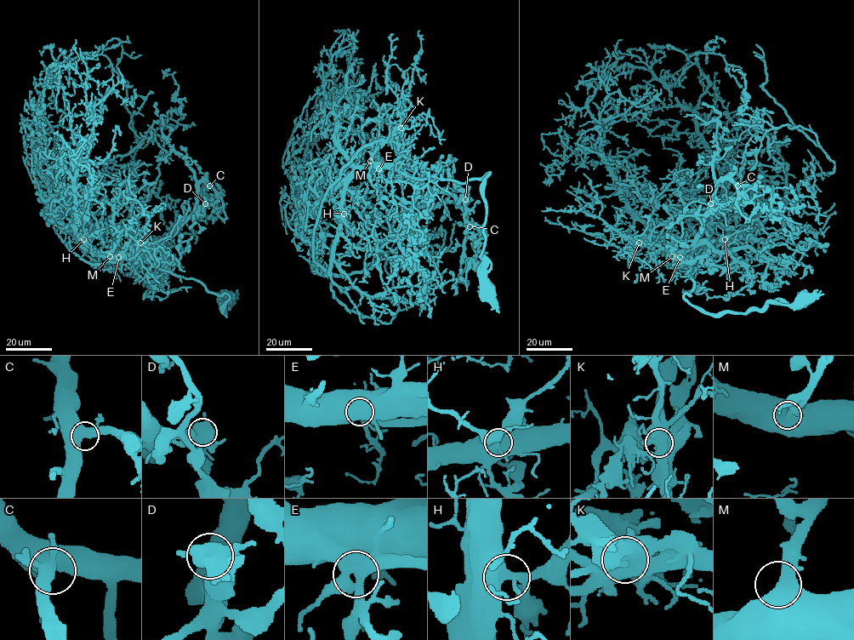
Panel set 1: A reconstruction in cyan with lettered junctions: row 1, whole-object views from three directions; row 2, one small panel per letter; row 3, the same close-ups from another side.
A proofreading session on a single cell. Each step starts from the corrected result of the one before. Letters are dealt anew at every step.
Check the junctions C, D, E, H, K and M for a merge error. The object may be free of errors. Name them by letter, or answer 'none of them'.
K

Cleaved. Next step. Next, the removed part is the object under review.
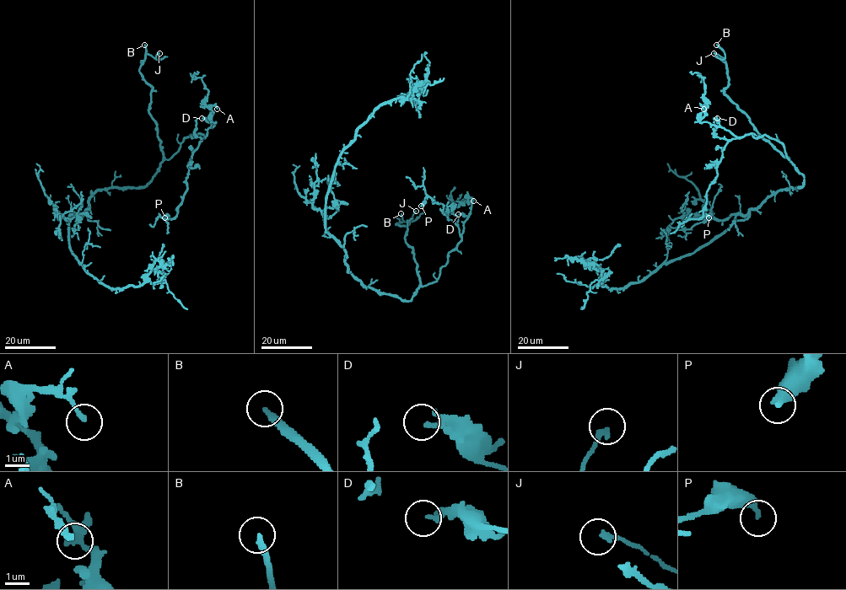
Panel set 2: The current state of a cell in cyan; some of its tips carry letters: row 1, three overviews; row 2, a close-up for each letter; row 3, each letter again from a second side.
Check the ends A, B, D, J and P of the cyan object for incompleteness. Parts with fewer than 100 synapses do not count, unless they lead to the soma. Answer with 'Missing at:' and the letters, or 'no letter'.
Missing at: B

